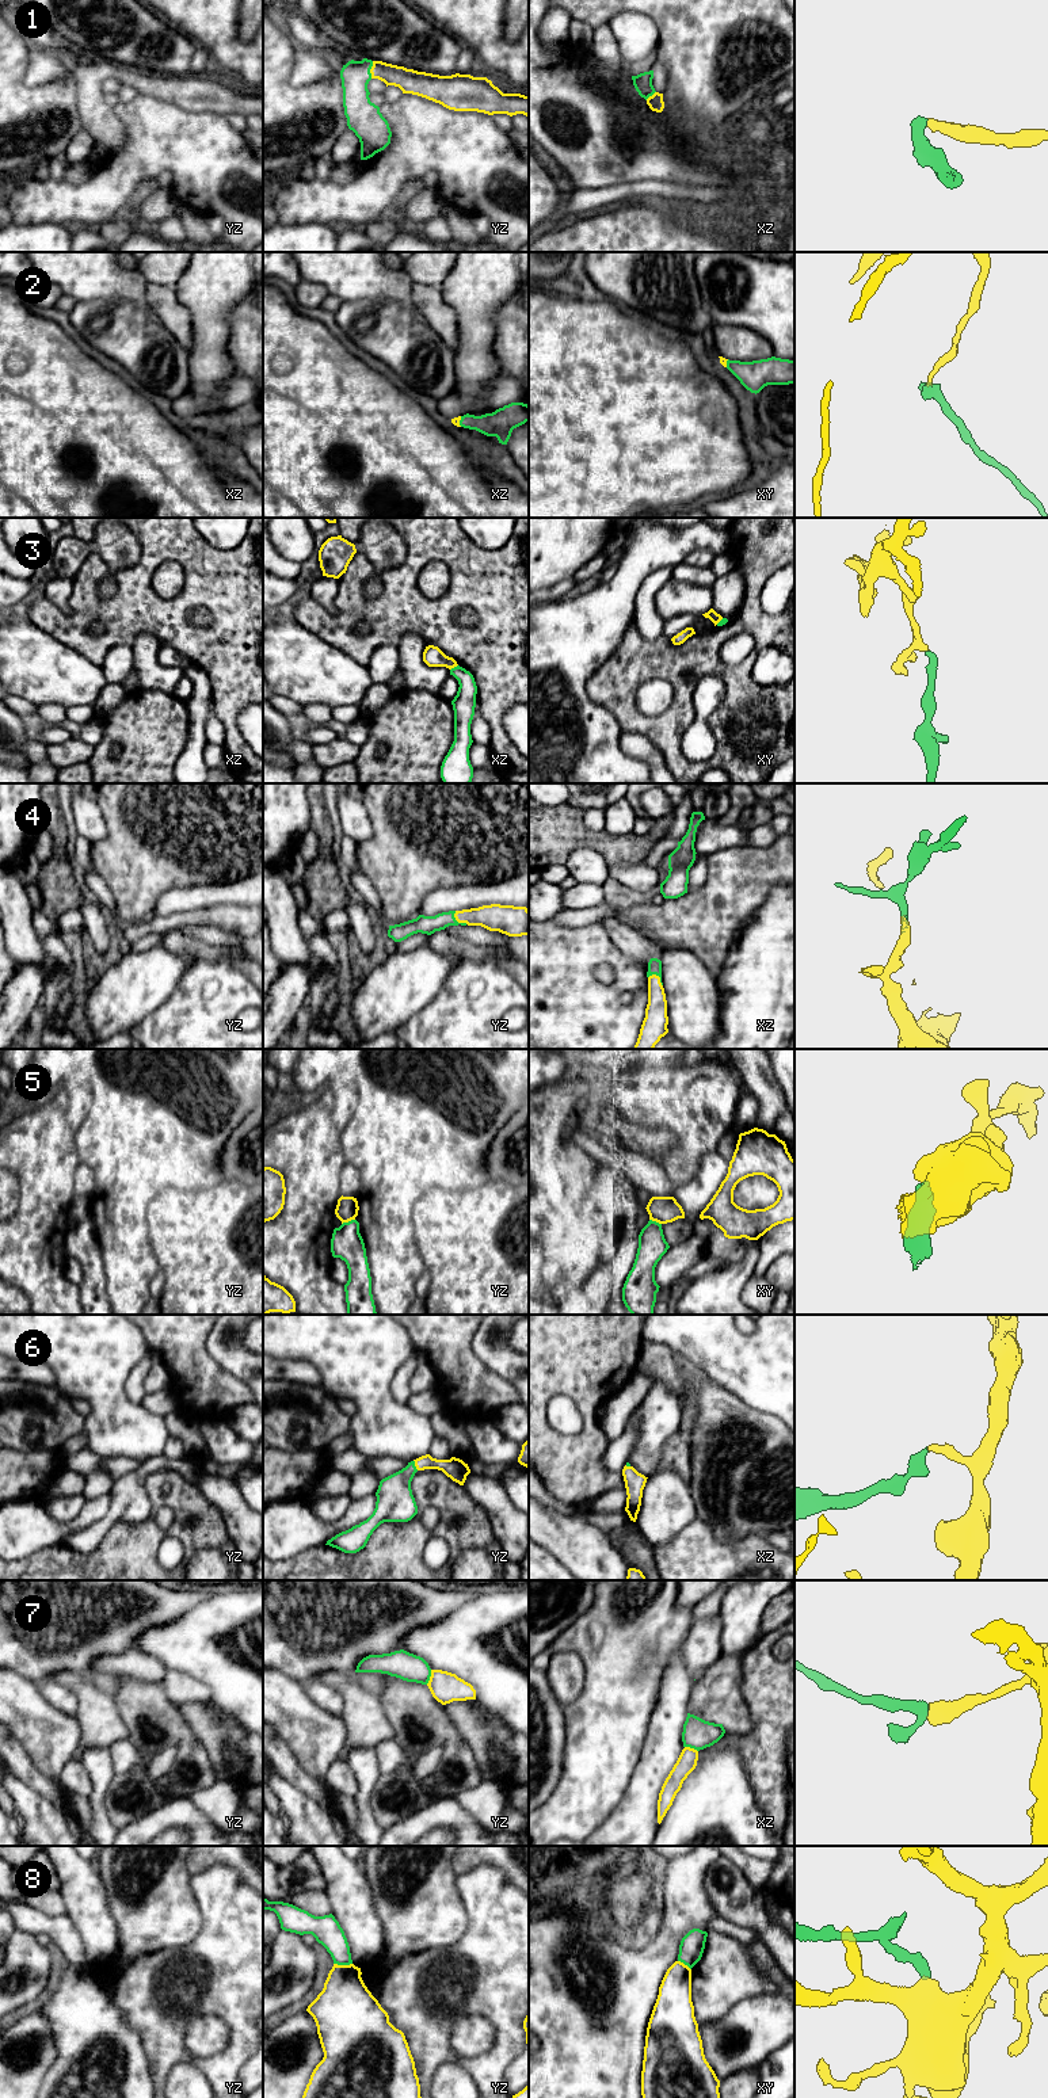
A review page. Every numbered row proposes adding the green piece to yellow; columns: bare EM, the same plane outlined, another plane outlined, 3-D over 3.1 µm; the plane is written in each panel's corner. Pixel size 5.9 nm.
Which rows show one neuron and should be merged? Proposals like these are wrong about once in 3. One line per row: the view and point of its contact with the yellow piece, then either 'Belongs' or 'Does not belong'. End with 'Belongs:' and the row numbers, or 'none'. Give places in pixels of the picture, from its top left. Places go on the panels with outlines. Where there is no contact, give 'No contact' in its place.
1: Touches yellow at yz (370, 69). Belongs
2: Touches yellow at xz (458, 422). Belongs
3: Touches yellow at xz (453, 667). Does not belong
4: Touches yellow at yz (457, 920). Belongs
5: Touches yellow at yz (347, 1221). Does not belong
6: Touches yellow at yz (415, 1465). Belongs
7: Touches yellow at yz (430, 1677). Belongs
8: Touches yellow at yz (343, 1965). Does not belong
Belongs: 1, 2, 4, 6, 7

